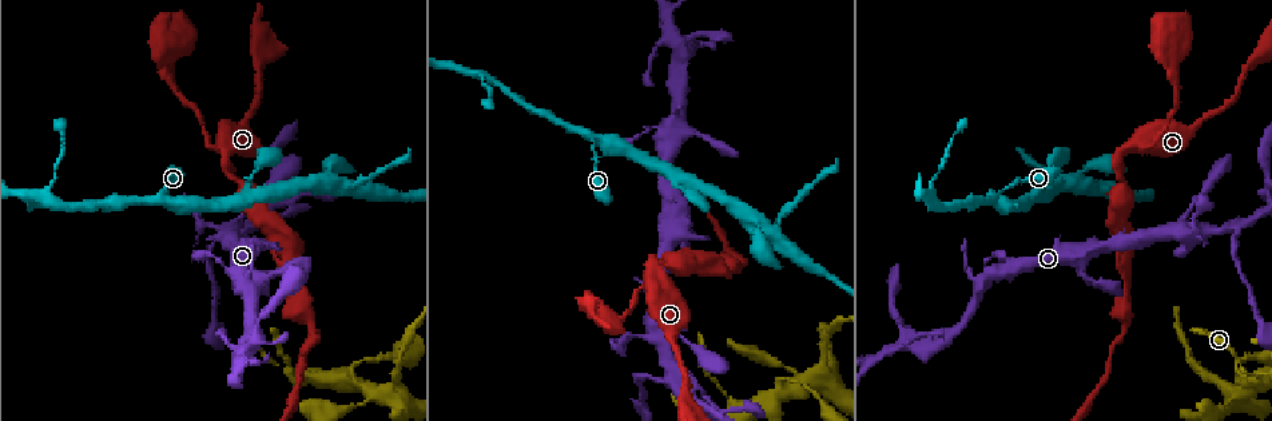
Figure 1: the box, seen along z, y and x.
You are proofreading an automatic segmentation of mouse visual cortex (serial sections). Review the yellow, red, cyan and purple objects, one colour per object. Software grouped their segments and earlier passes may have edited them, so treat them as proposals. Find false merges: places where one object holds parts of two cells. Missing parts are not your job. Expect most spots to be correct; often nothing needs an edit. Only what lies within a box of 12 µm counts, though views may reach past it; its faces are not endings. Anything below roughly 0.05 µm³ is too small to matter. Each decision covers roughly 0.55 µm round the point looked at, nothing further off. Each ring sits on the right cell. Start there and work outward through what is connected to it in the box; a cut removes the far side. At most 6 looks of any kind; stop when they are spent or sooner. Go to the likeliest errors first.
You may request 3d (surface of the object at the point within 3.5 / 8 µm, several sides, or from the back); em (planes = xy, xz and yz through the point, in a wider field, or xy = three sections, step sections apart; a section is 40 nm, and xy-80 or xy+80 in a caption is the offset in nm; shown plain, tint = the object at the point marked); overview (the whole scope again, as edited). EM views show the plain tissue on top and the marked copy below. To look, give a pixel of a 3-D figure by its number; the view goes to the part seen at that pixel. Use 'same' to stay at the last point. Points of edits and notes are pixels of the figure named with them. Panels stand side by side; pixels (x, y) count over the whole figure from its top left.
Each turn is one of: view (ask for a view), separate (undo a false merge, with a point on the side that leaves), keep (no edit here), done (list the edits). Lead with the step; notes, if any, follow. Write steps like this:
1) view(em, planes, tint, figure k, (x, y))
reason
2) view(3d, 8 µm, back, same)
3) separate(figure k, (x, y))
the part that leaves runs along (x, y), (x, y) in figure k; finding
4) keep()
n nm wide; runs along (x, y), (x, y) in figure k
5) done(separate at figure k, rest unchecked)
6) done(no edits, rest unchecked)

view(3d, 8 µm, back, figure 1, (1234, 228))
three-way junction

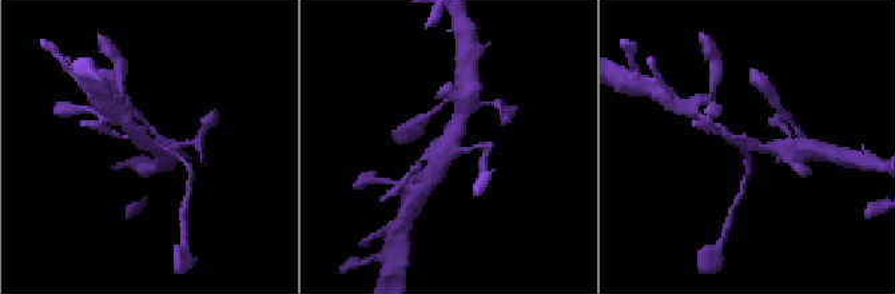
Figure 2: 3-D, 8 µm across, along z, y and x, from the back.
view(em, xy, step 5, tint, figure 2, (447, 146))

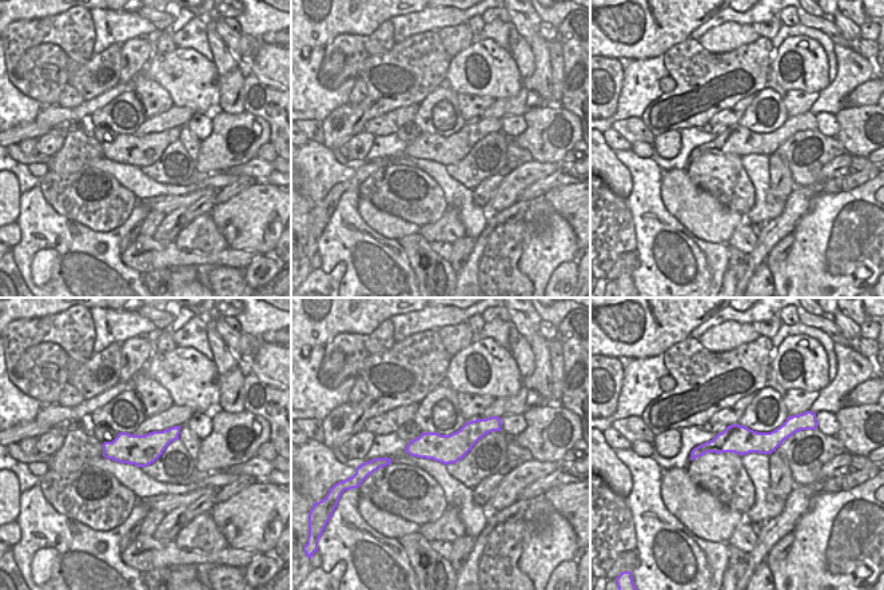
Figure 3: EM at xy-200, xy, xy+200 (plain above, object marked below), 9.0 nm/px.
keep()
runs along (789, 427), (695, 454) in figure 3; all the same cell

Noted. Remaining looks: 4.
view(3d, 3.5 µm, figure 1, (355, 379))
three arms meet

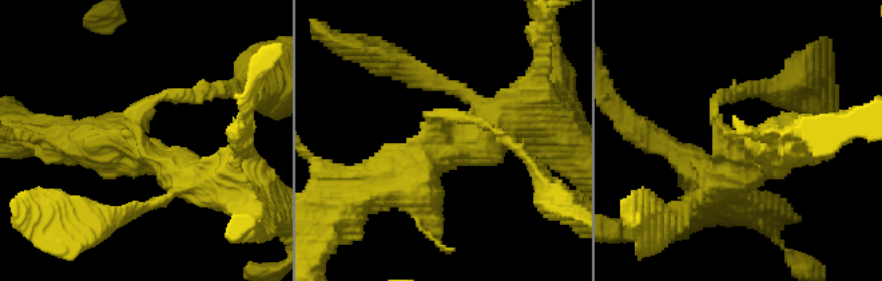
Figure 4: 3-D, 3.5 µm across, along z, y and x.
view(em, xy, step 2, tint, figure 4, (435, 158))
need the tissue

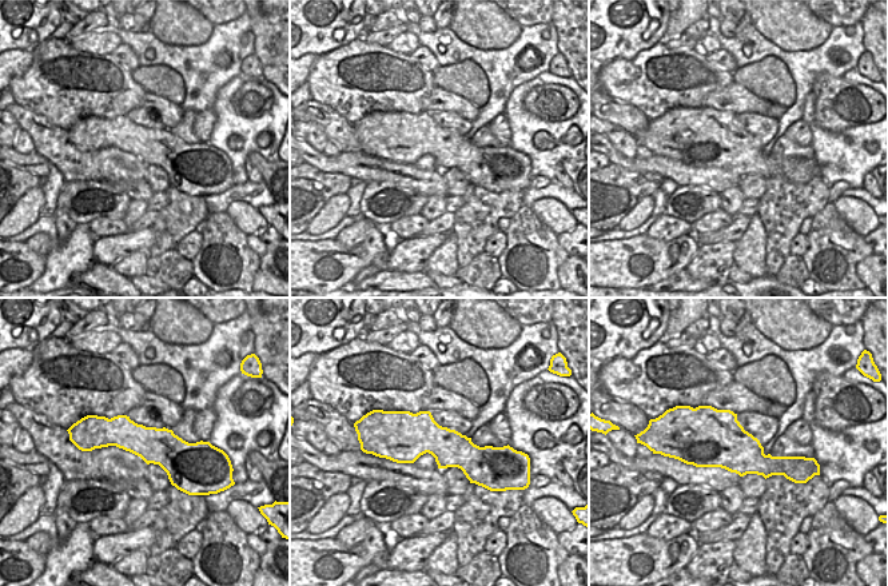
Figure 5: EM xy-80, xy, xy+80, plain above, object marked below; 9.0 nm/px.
keep()
380 nm wide; runs along (83, 443), (132, 437), (198, 451) in figure 5; continuous, no second cell

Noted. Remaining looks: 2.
view(3d, 8 µm, figure 1, (164, 195))

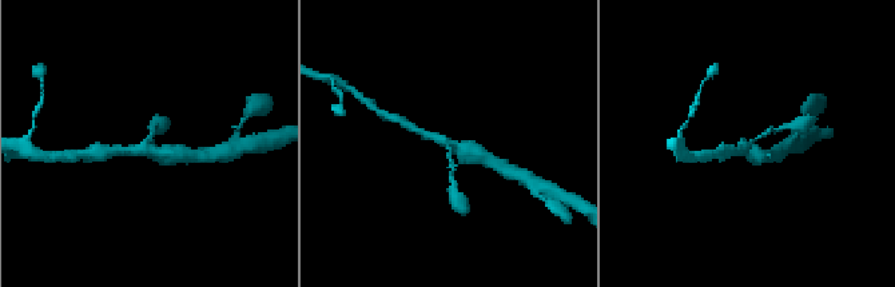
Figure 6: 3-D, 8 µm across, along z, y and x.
view(em, xy, step 3, tint, figure 6, (747, 148))

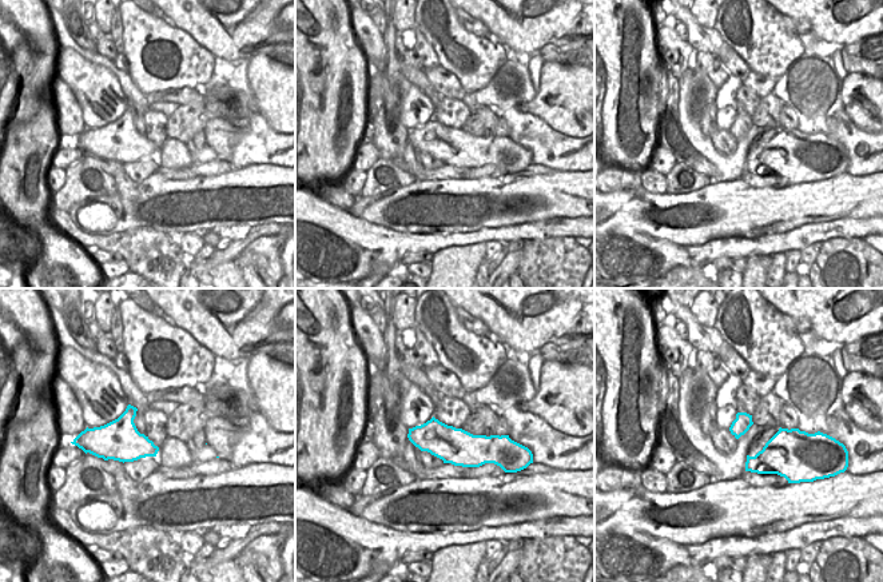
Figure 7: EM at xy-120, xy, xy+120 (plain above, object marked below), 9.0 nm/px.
keep()
320 nm wide; runs along (412, 431), (454, 446), (502, 446) in figure 7; continuous, no second cell

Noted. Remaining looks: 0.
done(no edits, rest unchecked)

